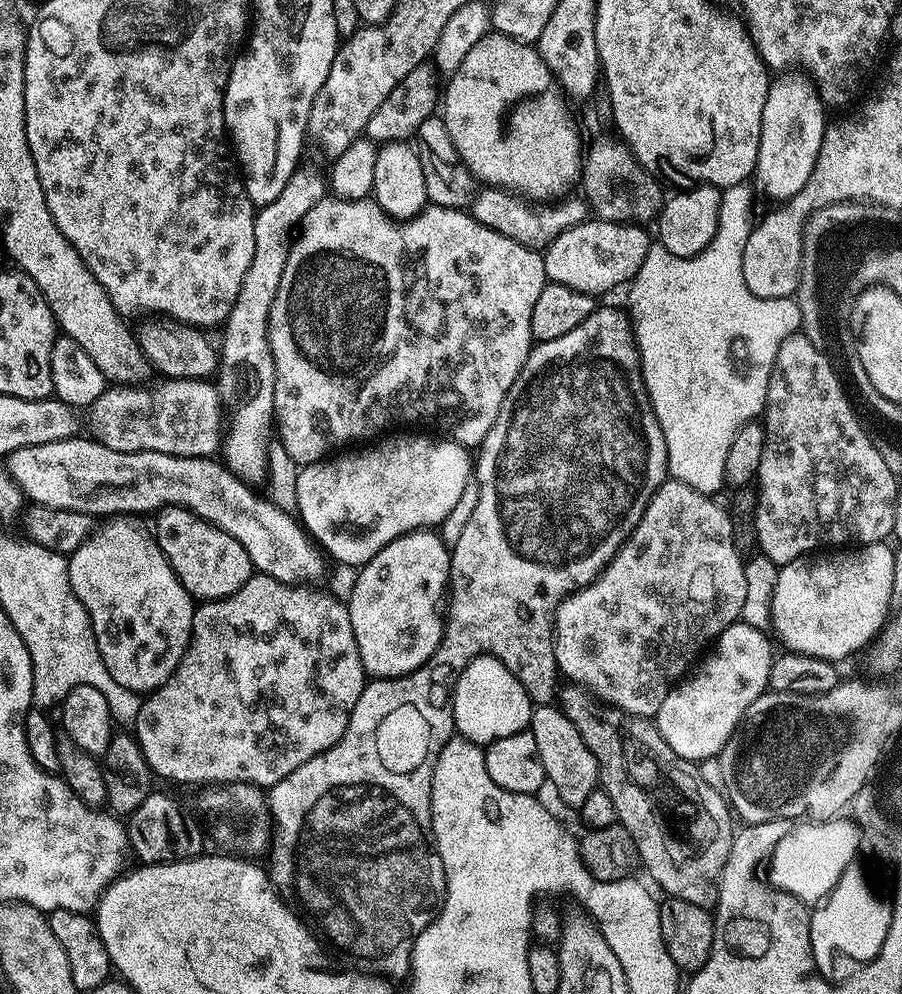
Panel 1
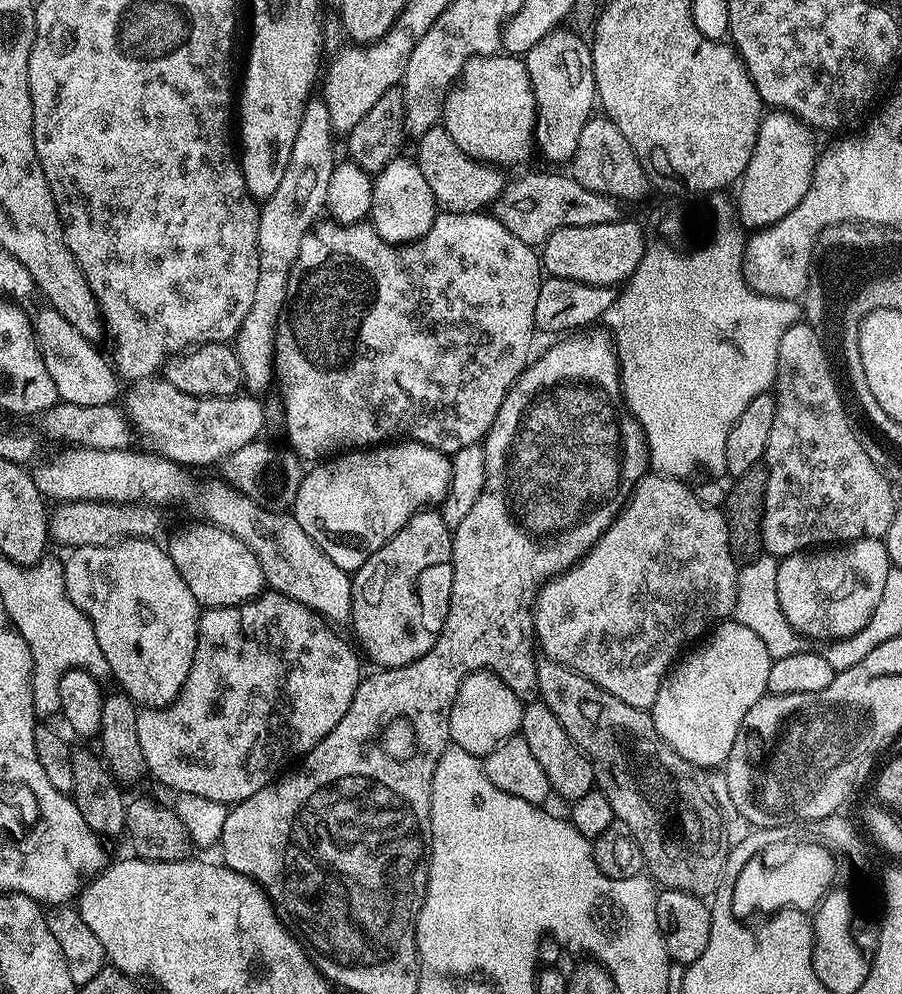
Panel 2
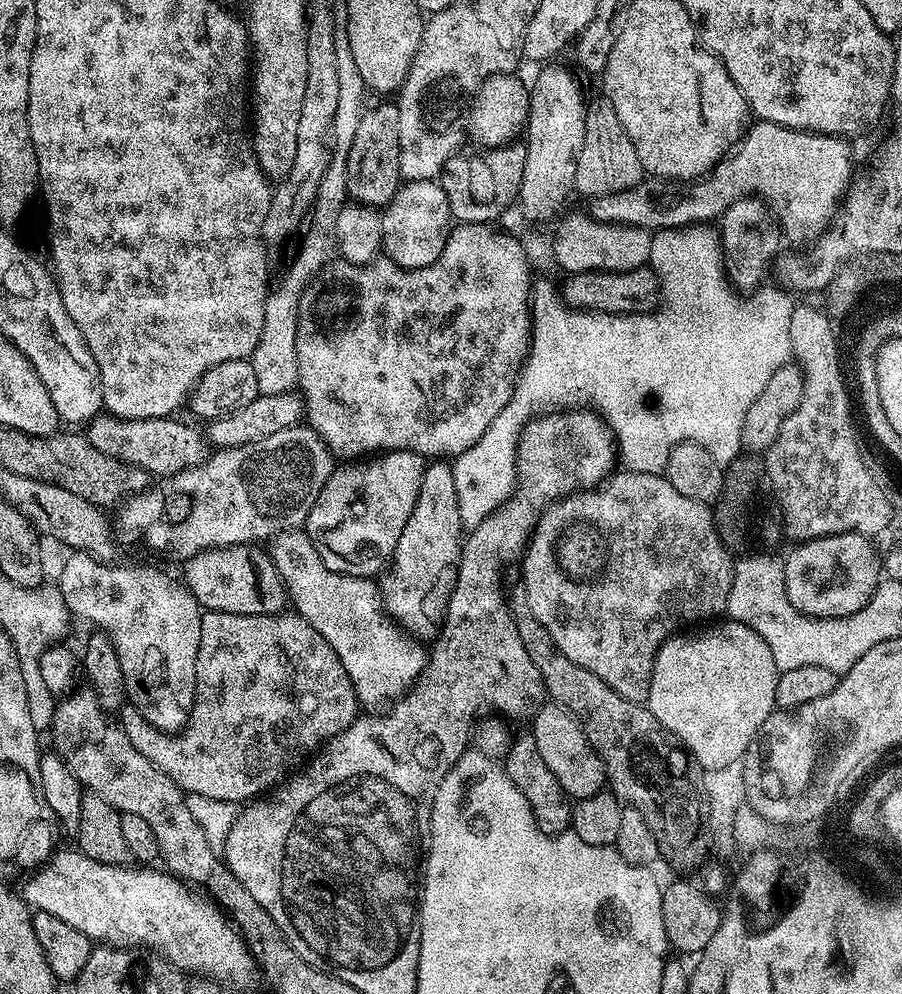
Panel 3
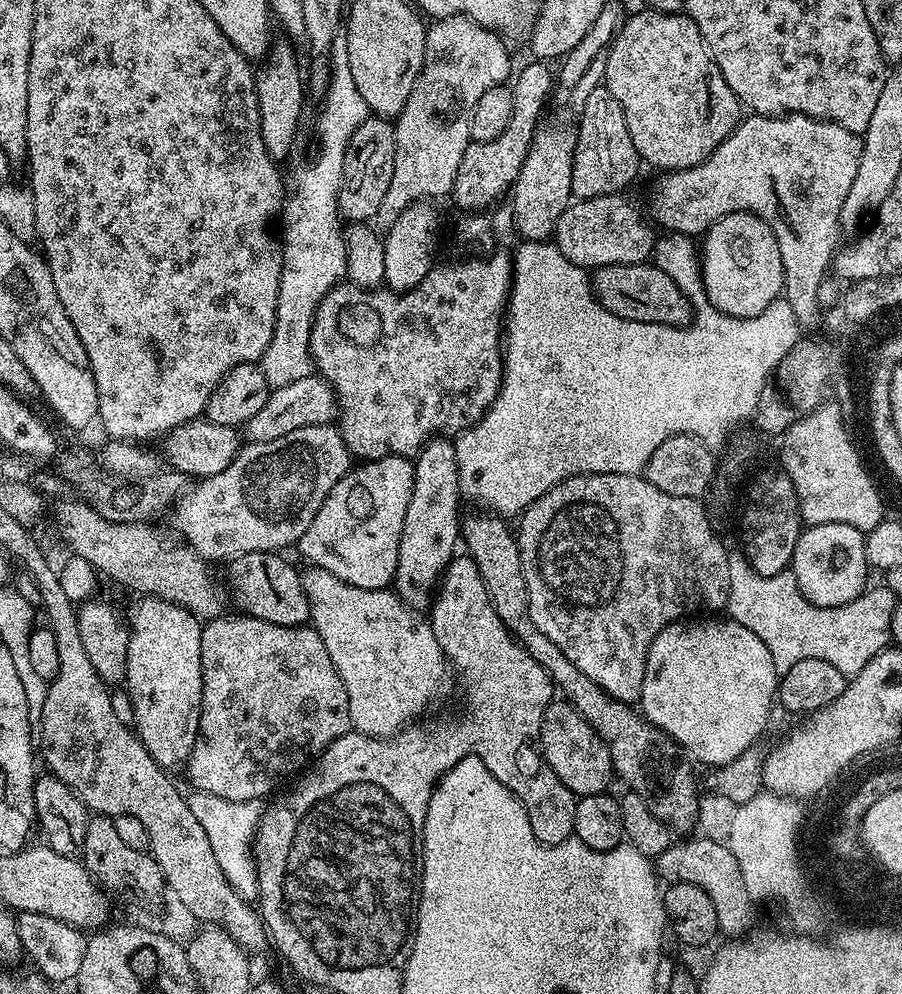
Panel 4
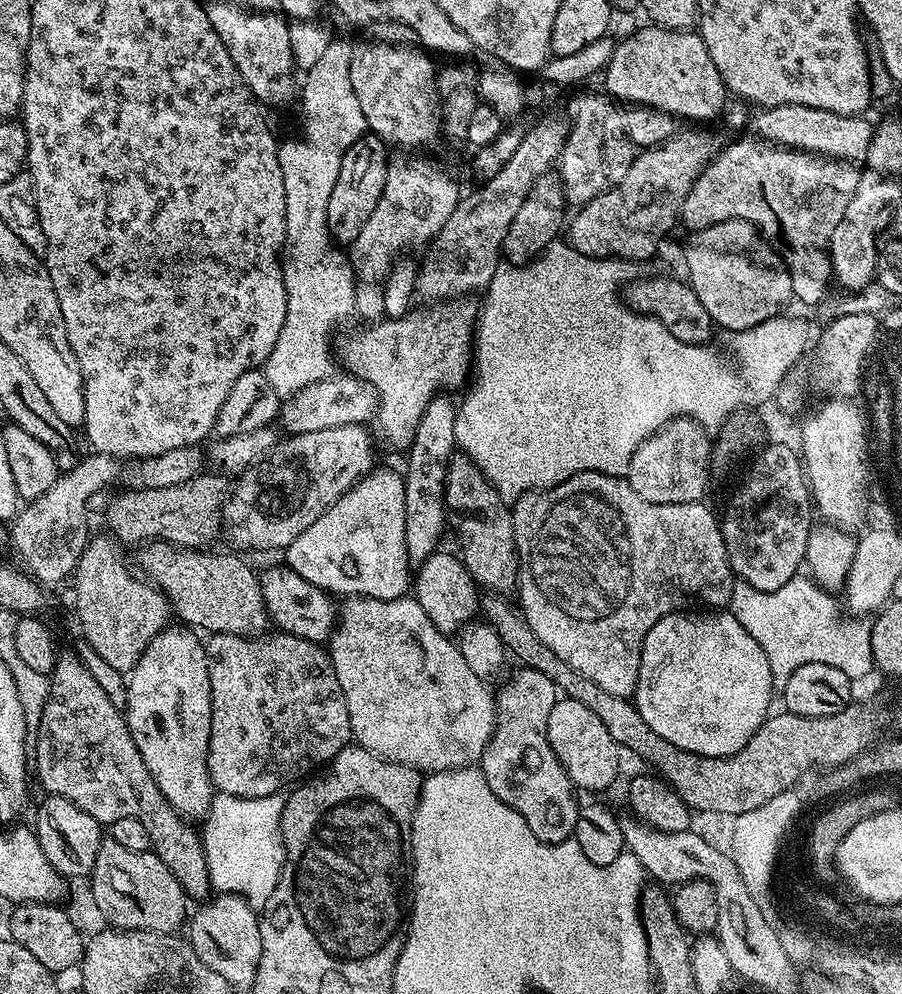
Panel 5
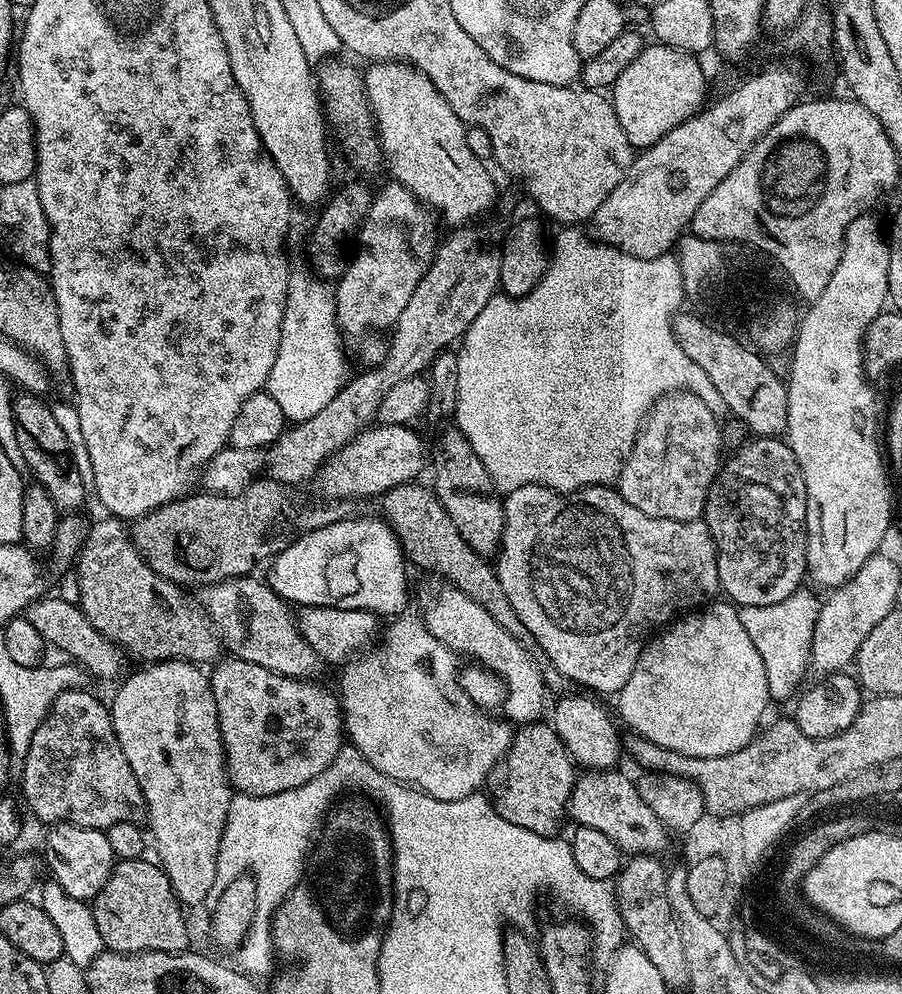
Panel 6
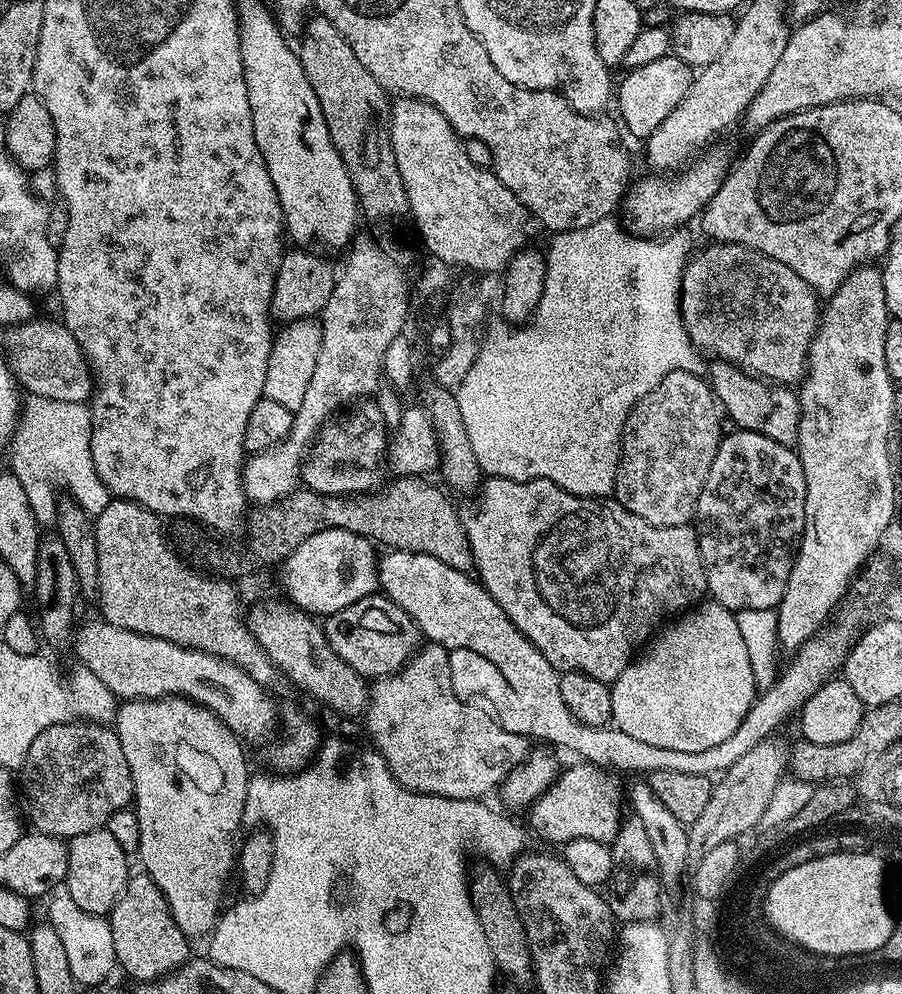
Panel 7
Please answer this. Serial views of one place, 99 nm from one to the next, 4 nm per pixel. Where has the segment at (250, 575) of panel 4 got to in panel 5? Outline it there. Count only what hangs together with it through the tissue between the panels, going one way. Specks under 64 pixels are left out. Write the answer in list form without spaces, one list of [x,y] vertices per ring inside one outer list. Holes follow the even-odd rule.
[[[268,568],[258,576],[260,593],[264,599],[264,609],[268,612],[269,621],[277,624],[281,633],[297,636],[318,645],[323,645],[331,637],[333,628],[338,623],[338,610],[323,588],[306,582],[293,568]]]

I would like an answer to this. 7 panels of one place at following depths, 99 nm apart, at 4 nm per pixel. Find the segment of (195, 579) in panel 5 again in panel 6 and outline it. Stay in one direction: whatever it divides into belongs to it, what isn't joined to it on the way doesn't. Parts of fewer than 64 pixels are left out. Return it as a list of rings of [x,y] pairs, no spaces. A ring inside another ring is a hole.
[[[252,574],[235,576],[199,589],[199,603],[212,620],[212,627],[227,647],[229,644],[231,651],[246,662],[266,666],[284,676],[315,677],[318,657],[300,633],[297,613],[288,609],[291,608],[289,601],[280,599],[269,584],[256,578]]]

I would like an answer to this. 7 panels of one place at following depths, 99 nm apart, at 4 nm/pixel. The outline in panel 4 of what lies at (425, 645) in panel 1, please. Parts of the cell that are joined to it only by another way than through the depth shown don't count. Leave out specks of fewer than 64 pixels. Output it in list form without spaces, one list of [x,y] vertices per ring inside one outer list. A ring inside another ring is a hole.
[[[433,438],[420,449],[414,460],[414,490],[410,494],[410,506],[406,510],[406,522],[402,530],[402,538],[398,546],[398,566],[394,591],[409,608],[424,610],[429,607],[434,596],[434,589],[443,577],[448,563],[457,555],[458,541],[462,536],[462,497],[458,482],[458,462],[456,446],[451,439]]]

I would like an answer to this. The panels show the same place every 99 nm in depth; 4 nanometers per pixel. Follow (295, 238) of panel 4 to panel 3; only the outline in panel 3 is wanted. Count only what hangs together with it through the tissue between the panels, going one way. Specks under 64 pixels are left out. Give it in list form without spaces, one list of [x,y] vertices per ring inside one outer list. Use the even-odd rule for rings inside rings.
[[[340,2],[331,5],[334,20],[334,54],[338,57],[338,111],[334,113],[334,143],[332,144],[332,161],[318,186],[316,203],[303,225],[304,241],[292,260],[292,265],[284,272],[280,285],[268,293],[262,314],[262,334],[258,334],[258,346],[254,346],[250,363],[254,366],[254,379],[262,396],[277,396],[293,391],[297,387],[298,364],[296,358],[296,311],[298,302],[313,279],[329,263],[334,252],[335,223],[338,214],[349,199],[348,195],[348,155],[350,142],[354,142],[354,130],[365,107],[366,89],[358,66],[354,66],[354,54],[350,54],[348,37],[348,5]]]

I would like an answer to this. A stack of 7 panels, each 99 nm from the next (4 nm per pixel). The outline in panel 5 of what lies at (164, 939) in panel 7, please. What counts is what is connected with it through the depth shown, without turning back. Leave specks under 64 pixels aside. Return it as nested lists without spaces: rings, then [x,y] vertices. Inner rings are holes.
[[[110,838],[101,839],[98,846],[98,858],[94,858],[94,866],[90,873],[91,880],[92,900],[96,903],[97,910],[112,923],[109,925],[113,929],[126,932],[172,934],[177,931],[175,928],[180,923],[180,927],[185,923],[186,912],[184,916],[184,903],[186,903],[186,897],[184,888],[174,878],[174,874],[170,874],[166,862],[162,862],[162,858],[158,858],[156,853],[151,850],[146,852],[131,852]]]

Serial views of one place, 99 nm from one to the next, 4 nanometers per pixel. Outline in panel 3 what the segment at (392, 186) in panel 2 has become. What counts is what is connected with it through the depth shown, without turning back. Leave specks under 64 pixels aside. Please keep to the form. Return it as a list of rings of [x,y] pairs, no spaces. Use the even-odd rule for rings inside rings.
[[[433,180],[405,181],[383,209],[382,250],[387,259],[403,268],[418,269],[437,260],[447,240],[451,212],[445,191]]]

